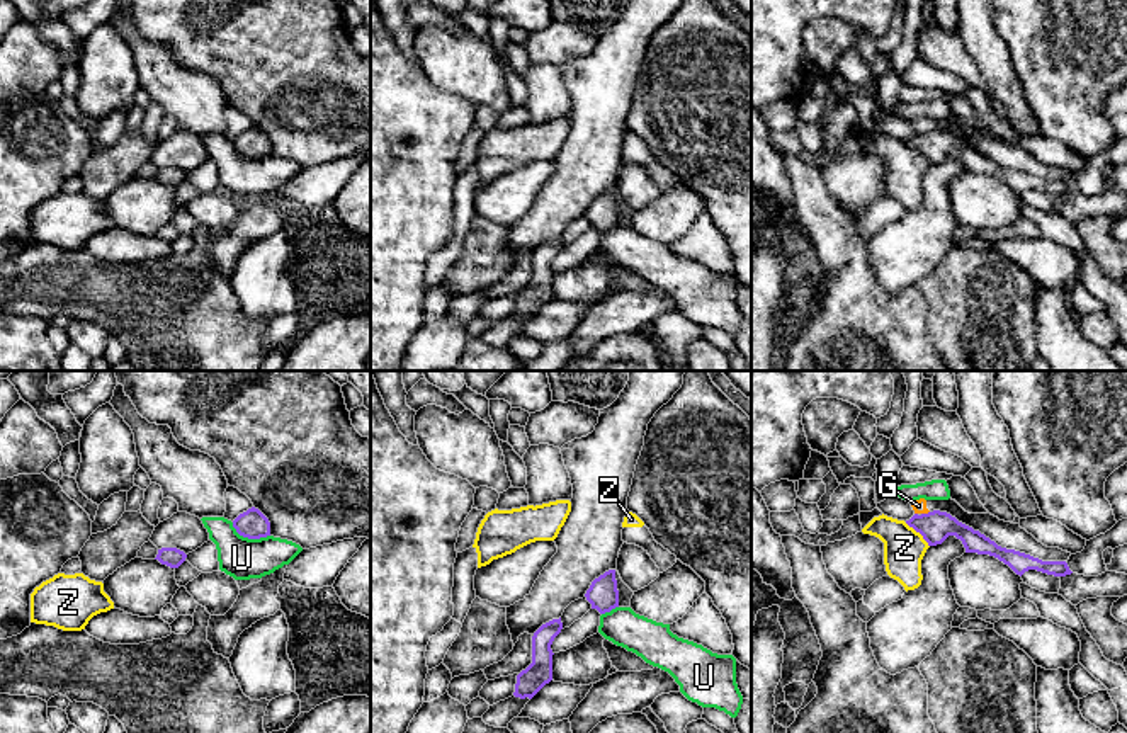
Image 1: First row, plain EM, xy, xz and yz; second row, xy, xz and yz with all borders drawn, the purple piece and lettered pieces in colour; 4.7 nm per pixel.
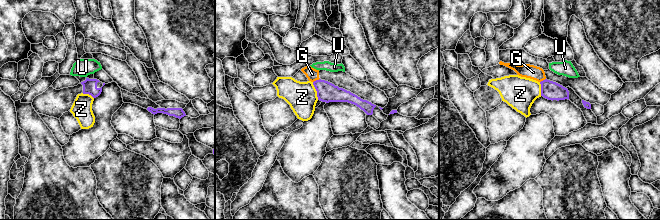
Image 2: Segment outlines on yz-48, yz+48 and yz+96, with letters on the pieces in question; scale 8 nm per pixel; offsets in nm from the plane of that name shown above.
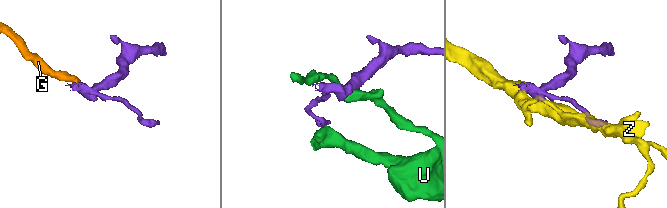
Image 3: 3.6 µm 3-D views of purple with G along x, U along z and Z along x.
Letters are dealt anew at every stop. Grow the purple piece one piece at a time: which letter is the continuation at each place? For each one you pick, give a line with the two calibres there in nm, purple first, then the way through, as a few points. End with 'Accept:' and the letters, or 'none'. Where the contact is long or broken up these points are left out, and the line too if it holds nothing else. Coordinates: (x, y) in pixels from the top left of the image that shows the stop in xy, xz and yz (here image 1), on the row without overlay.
Accept: none

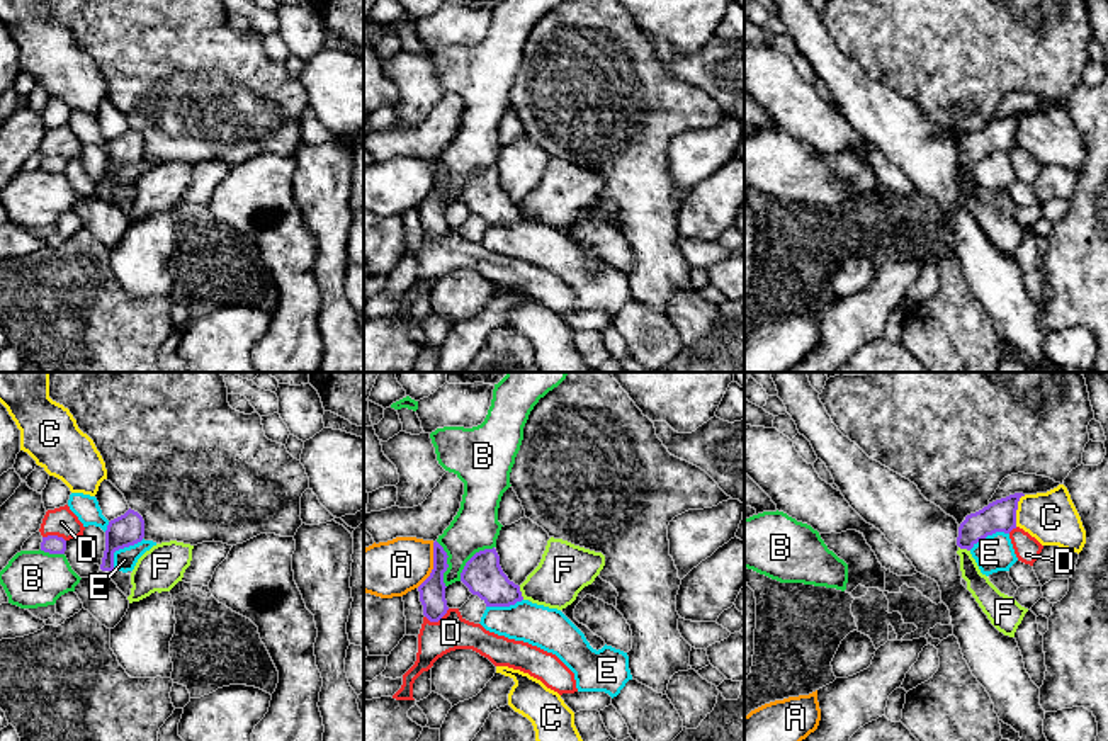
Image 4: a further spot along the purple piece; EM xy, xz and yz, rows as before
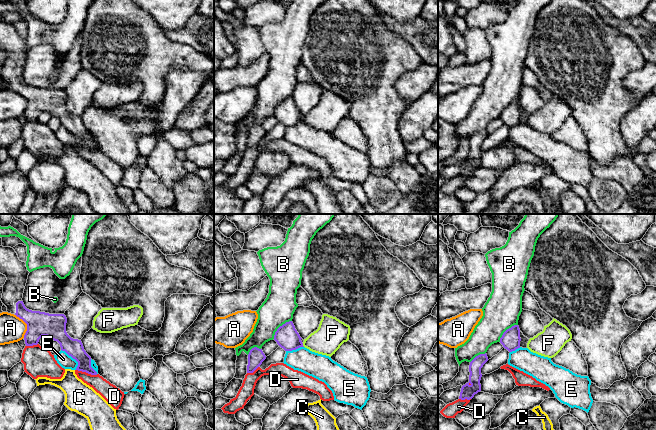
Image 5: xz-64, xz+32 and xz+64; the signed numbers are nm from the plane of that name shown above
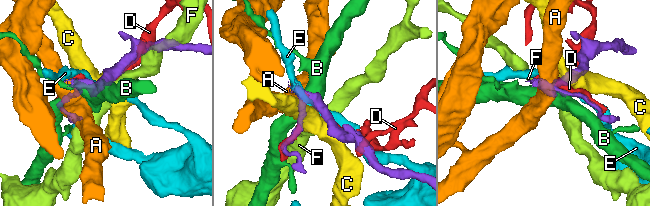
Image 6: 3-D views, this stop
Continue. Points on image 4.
Accept: none

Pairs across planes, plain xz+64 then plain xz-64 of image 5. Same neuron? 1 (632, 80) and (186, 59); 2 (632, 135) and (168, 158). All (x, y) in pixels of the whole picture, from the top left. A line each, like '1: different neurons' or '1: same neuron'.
1: different neurons
2: different neurons

